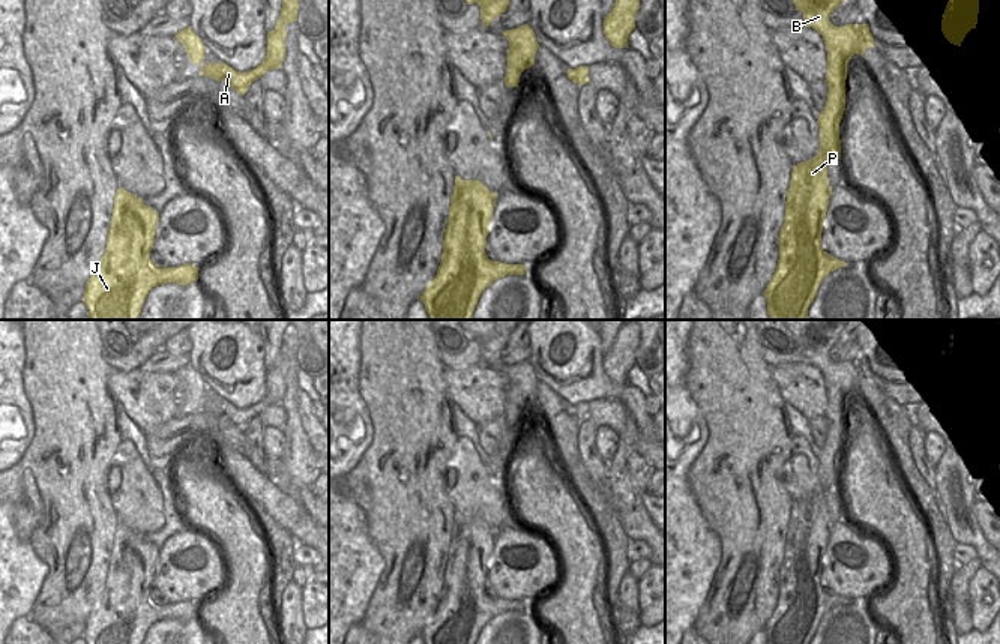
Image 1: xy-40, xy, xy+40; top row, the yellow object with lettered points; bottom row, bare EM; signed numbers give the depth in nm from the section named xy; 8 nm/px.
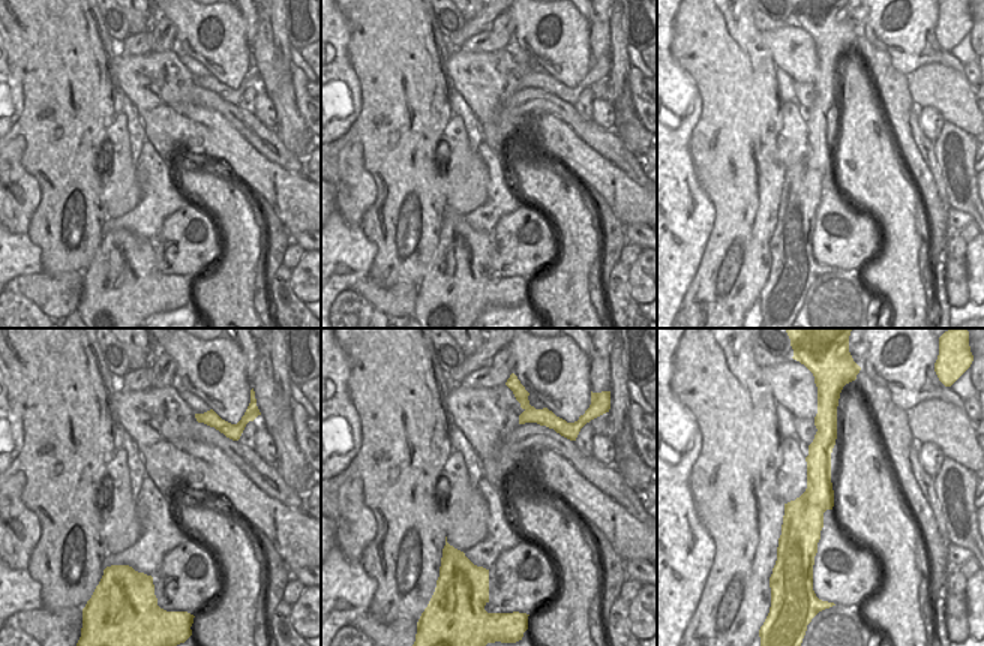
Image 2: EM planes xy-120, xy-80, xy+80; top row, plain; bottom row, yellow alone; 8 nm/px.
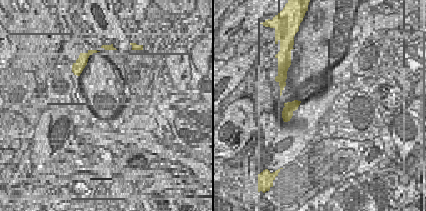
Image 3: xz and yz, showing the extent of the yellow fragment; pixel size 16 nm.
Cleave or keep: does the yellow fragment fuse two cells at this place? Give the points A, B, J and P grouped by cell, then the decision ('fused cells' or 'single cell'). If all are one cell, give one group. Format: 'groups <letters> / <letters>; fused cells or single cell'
groups A B J P; single cell

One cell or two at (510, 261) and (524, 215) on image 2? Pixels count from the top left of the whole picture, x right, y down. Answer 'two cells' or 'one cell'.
one cell

